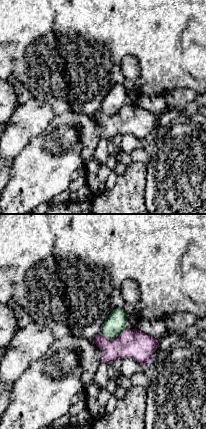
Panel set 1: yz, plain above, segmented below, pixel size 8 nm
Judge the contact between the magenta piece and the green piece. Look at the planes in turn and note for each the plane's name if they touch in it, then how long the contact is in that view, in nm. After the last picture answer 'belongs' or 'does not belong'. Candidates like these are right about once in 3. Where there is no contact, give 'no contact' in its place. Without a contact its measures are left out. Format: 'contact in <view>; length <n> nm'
contact in yz; length 200 nm

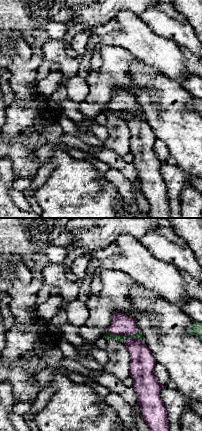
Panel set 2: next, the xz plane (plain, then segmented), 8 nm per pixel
contact in xz; length 300 nm

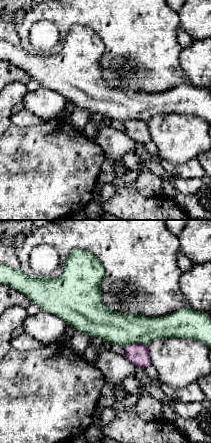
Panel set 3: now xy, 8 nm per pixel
contact in xy; length 190 nm

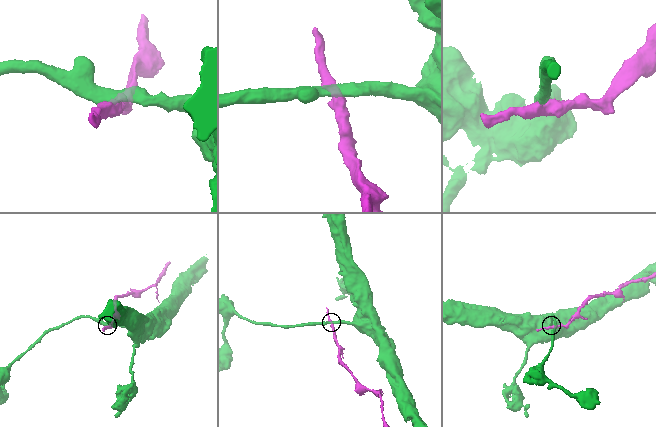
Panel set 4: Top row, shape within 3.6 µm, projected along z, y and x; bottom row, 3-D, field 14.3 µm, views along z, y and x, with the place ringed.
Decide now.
does not belong

